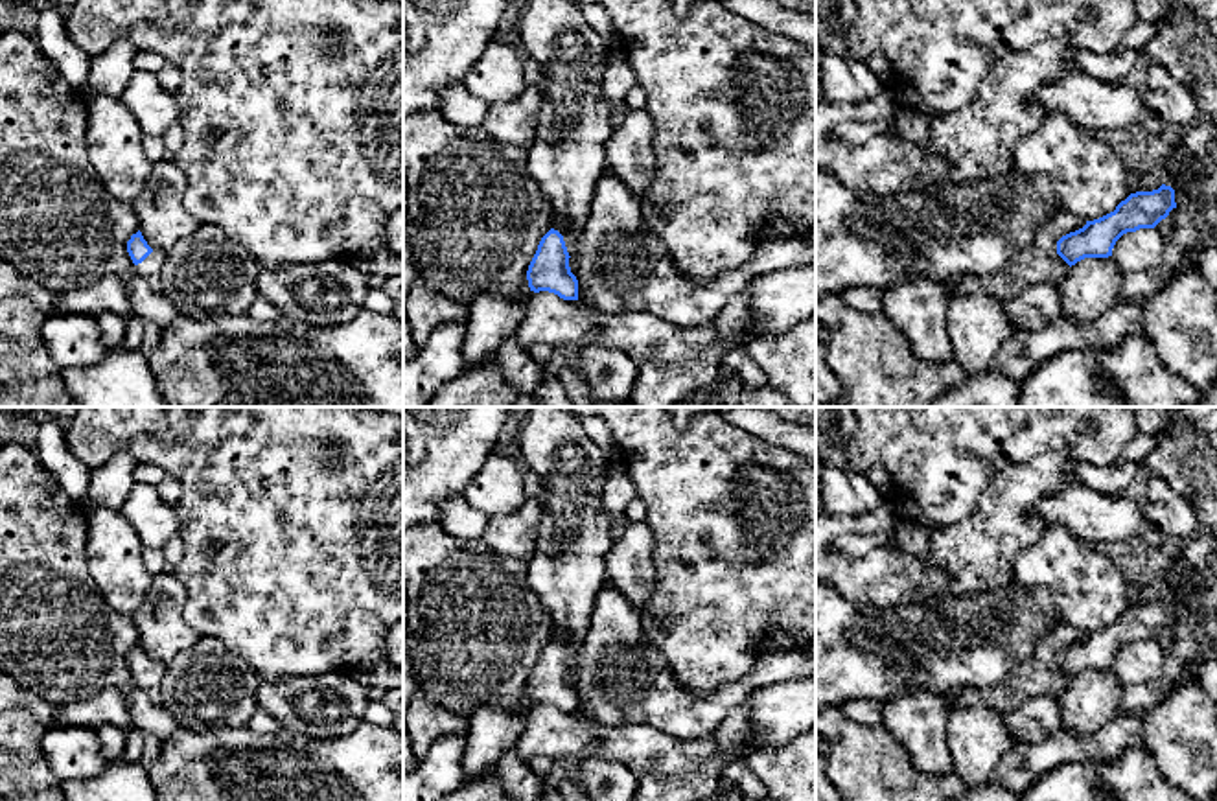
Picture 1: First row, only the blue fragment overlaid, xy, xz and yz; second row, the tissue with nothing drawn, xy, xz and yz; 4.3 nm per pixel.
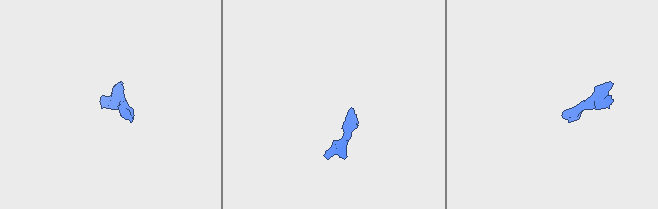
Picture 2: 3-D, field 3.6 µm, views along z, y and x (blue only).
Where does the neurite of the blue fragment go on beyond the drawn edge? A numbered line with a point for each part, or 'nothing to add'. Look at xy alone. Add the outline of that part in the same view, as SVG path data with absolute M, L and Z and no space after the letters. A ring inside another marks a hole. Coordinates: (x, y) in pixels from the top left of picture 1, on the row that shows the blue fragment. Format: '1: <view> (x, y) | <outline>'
1: xy (150, 269) | M153 250L142 263L136 265L136 274L140 274L153 289L162 284L164 258L164 252Z

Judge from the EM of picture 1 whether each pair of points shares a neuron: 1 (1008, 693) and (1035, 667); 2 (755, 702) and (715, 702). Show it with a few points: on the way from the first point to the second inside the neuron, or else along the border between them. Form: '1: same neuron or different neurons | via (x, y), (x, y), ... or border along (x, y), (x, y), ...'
1: same neuron | via (1015, 687), (1028, 674)
2: different neurons | border along (783, 682), (757, 687), (742, 702)

